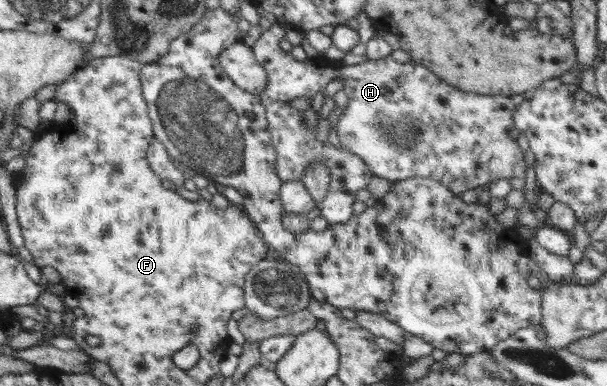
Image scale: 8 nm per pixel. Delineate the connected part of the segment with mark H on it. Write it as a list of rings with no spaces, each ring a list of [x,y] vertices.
[[[274,23],[268,29],[263,29],[257,42],[250,46],[257,62],[267,72],[267,85],[259,97],[264,102],[291,102],[295,98],[312,100],[314,95],[324,90],[329,82],[335,78],[341,78],[344,82],[342,90],[348,96],[347,108],[342,110],[336,125],[341,147],[359,155],[374,176],[391,182],[415,176],[433,178],[457,195],[499,178],[515,177],[523,180],[526,177],[524,152],[521,151],[517,142],[519,130],[513,124],[513,111],[516,105],[510,96],[463,92],[455,86],[449,86],[439,76],[435,76],[433,72],[417,64],[415,60],[403,64],[395,61],[391,55],[355,65],[347,65],[342,61],[330,61],[327,58],[323,58],[323,62],[320,59],[299,61],[291,52],[279,47],[283,29],[282,24]]]

